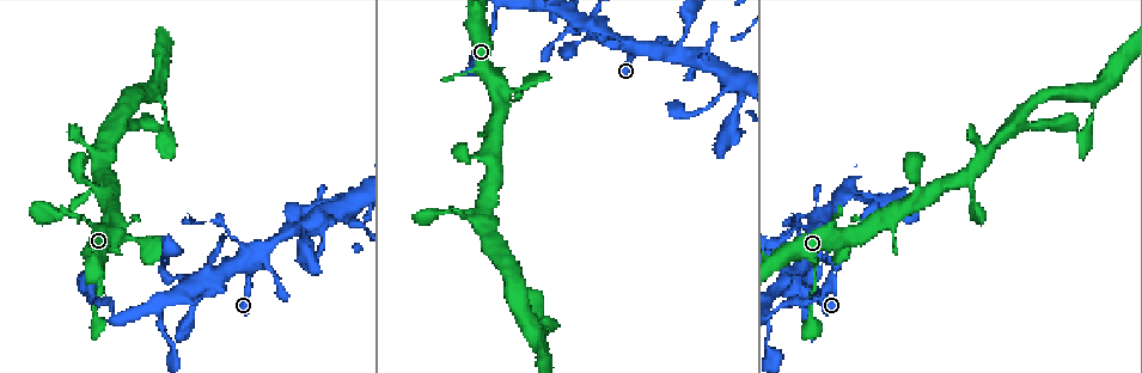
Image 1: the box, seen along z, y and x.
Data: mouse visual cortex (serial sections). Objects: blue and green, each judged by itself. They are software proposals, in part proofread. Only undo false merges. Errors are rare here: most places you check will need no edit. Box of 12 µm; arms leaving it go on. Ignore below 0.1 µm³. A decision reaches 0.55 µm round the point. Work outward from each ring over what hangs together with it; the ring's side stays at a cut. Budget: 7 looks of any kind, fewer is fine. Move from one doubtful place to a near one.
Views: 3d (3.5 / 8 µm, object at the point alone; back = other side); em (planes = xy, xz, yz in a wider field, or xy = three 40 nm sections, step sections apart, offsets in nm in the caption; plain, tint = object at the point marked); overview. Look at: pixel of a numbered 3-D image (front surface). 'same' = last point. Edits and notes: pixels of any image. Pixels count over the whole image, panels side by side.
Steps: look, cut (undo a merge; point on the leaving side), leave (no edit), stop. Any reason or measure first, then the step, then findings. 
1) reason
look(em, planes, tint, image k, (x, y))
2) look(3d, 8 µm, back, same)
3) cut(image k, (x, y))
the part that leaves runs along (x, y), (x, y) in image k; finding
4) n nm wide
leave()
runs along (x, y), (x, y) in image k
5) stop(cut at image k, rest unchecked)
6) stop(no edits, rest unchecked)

abrupt turn
look(3d, 3.5 µm, image 1, (592, 35))

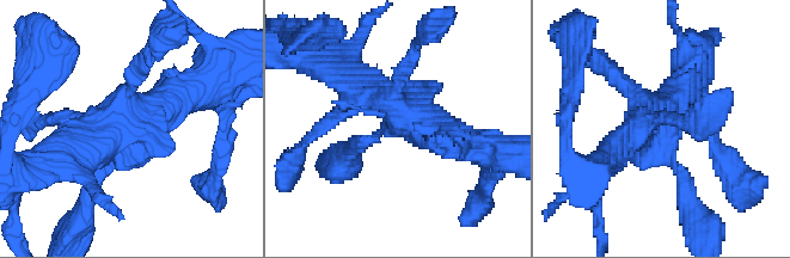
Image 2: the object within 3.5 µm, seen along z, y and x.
shape alone is not enough
look(em, xy, step 3, tint, image 2, (129, 145))

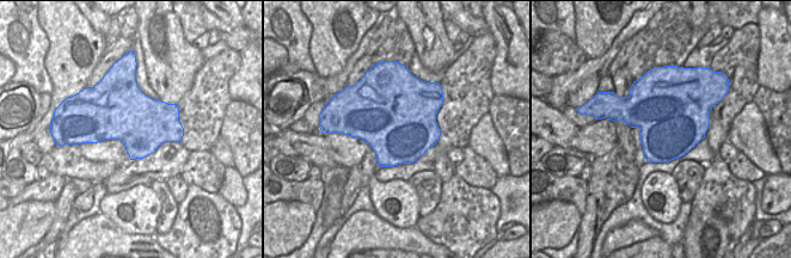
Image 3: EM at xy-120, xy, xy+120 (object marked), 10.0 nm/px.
850 nm wide
leave()
runs along (465, 142), (337, 72) in image 2; one cell here

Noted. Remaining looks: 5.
three-way junction
look(3d, 3.5 µm, image 1, (1022, 127))

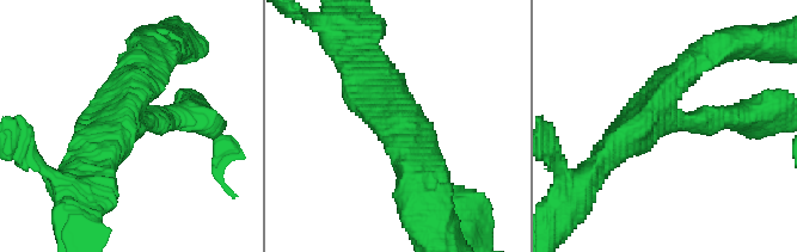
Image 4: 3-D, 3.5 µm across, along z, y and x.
3 arms; arms of 300, 400, 400 nm
look(em, xy, step 1, tint, image 4, (664, 122))

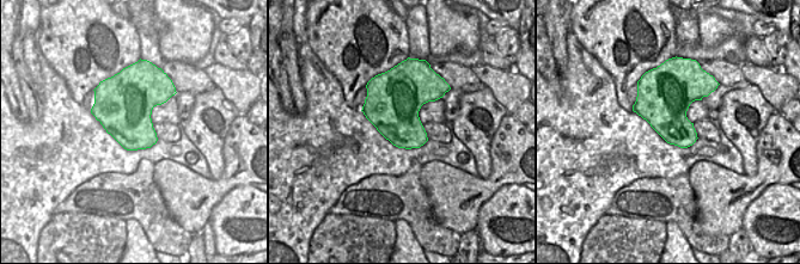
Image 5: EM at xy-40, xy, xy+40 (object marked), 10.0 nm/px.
leave()
continuous, no second cell

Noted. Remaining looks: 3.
two arms in line, one across
look(3d, 3.5 µm, image 1, (675, 58))

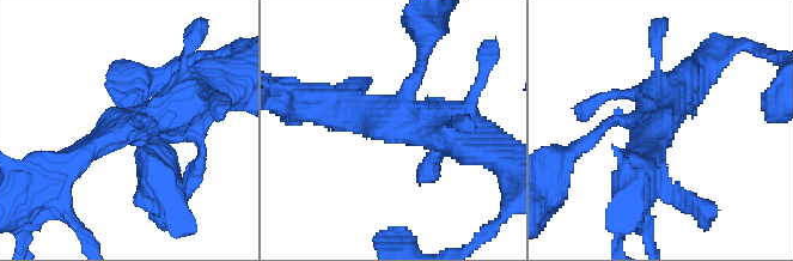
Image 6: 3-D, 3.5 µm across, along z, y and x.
now the EM
look(em, planes, tint, image 6, (659, 127))

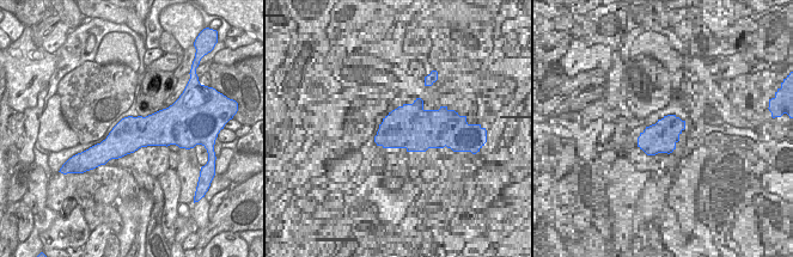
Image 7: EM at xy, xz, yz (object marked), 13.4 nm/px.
arms of 150, 300, 600 nm
leave()
runs along (68, 164), (127, 125), (205, 98) in image 6; all the same cell

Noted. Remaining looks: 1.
stop(no edits, rest unchecked)

